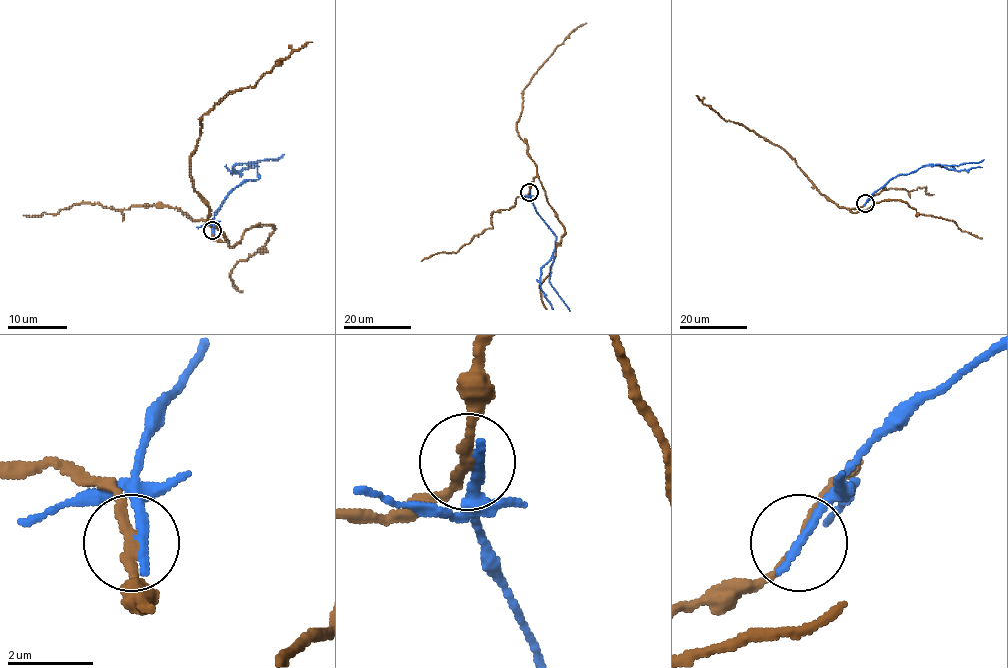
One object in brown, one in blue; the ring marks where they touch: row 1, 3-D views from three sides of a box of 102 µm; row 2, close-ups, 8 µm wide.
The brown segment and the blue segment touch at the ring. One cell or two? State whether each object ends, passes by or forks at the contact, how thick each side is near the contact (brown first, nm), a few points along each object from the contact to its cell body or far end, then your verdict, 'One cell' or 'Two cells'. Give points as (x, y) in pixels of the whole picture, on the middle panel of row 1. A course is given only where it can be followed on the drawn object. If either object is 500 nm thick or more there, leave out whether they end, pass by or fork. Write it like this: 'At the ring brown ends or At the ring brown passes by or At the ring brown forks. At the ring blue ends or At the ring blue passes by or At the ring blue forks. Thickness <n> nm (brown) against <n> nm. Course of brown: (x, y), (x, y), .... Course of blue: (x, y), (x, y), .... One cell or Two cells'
At the ring brown passes by. At the ring blue ends. Thickness 200 nm (brown) against 260 nm. Course of brown: (529, 192), (536, 166), (517, 131), (523, 90), (553, 51), (573, 29), (586, 23). Course of blue: (529, 192), (536, 212), (556, 236), (549, 282), (570, 311). Two cells

